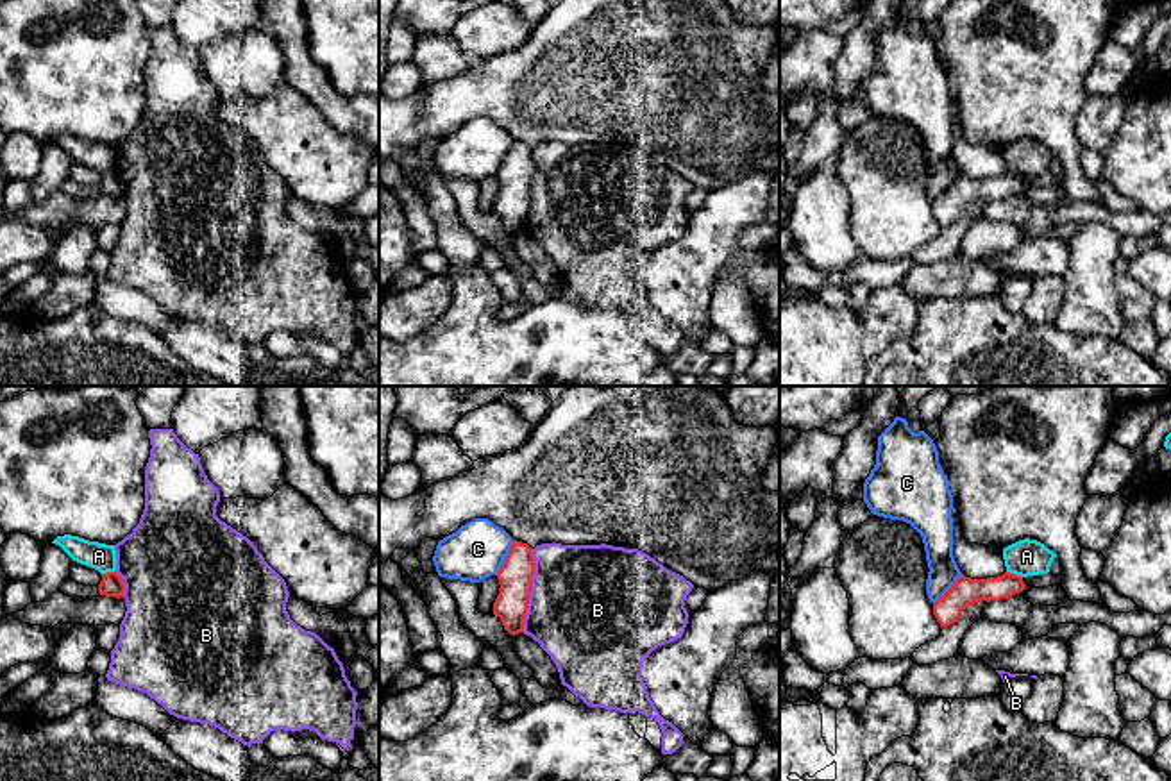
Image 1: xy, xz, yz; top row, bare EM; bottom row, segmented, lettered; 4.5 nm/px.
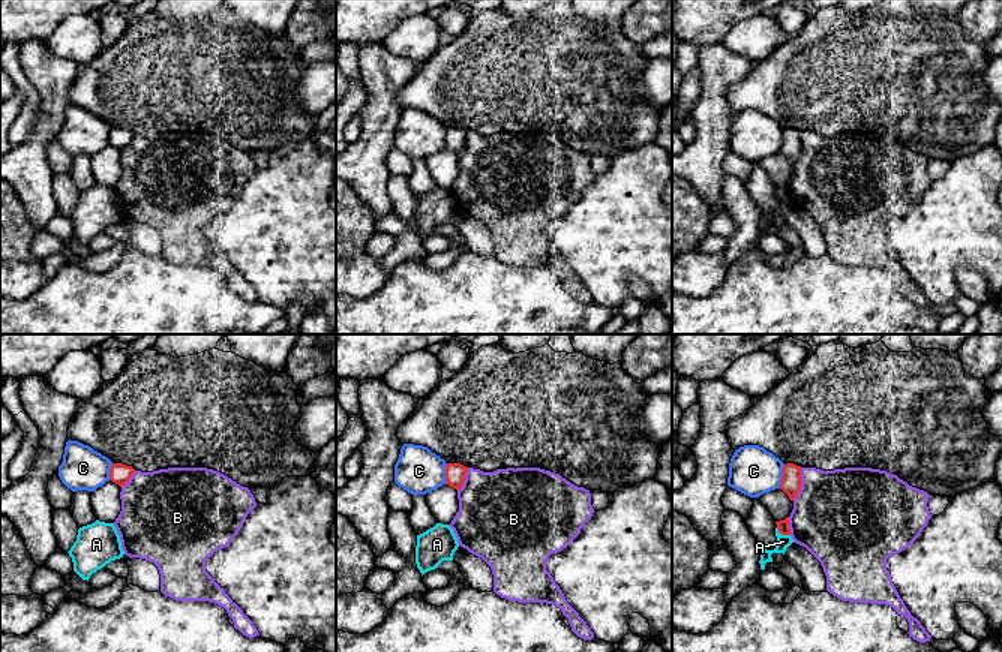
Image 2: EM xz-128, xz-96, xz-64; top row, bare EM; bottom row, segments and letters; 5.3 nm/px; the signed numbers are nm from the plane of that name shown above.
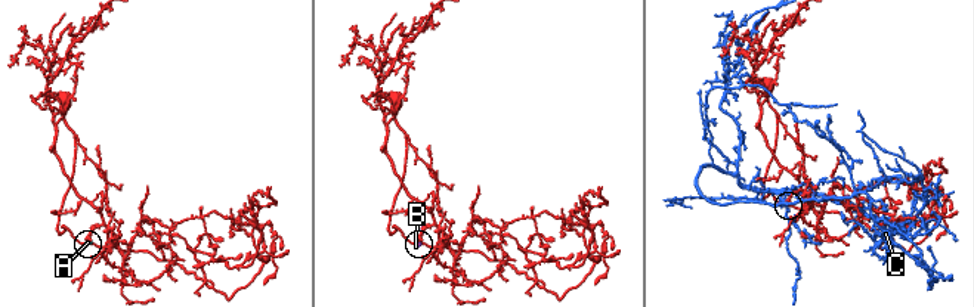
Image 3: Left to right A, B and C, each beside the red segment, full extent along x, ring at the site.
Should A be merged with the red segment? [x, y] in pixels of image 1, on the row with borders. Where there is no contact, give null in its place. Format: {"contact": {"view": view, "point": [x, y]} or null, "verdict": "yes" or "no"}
{"contact": {"view": "yz", "point": [1014, 574]}, "verdict": "no"}

